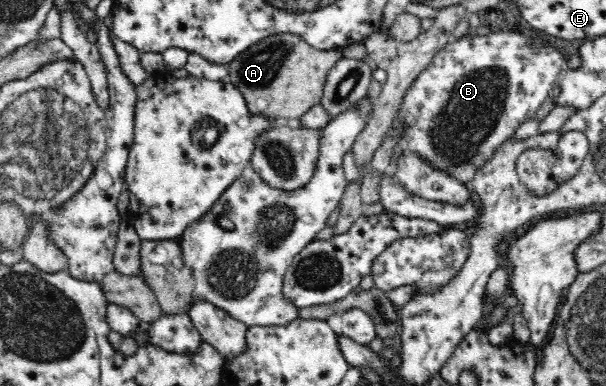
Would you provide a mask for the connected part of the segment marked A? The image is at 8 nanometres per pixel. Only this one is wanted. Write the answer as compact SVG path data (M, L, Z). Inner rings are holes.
M281 33L275 36L268 36L245 49L237 58L234 58L228 65L229 80L239 91L245 101L247 109L255 115L267 117L273 122L275 119L283 118L293 124L312 106L319 105L323 96L323 86L329 74L329 70L337 67L337 62L342 59L343 53L340 49L329 49L328 51L317 50L307 44L297 34Z

